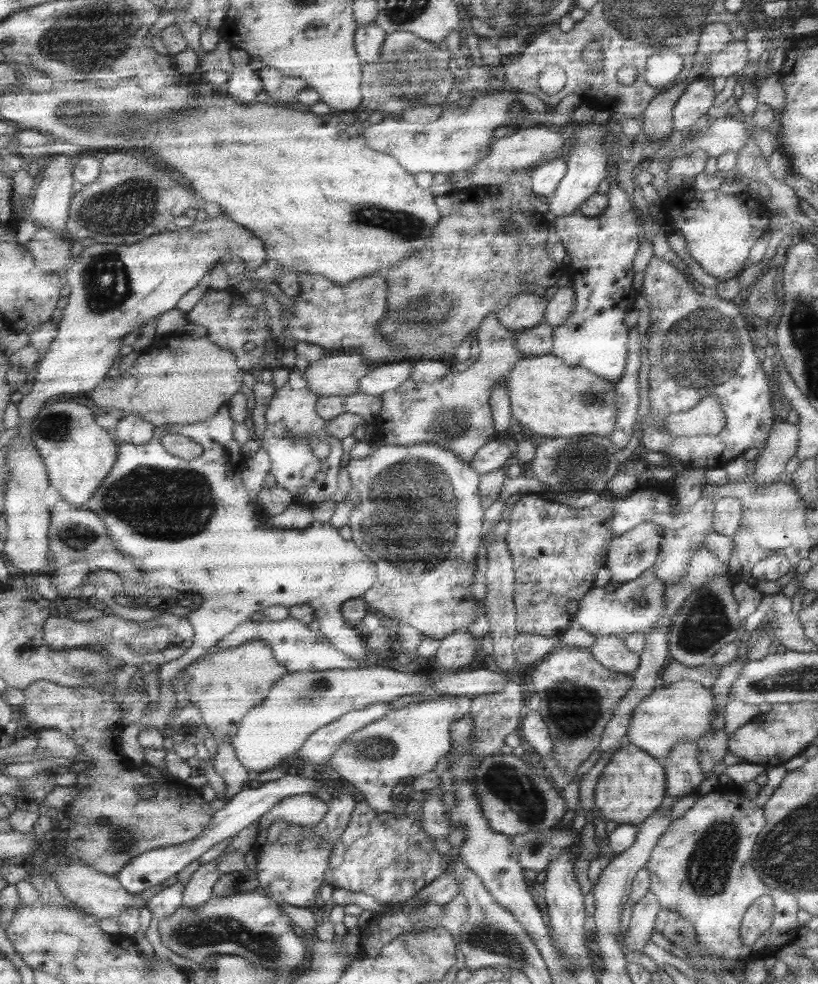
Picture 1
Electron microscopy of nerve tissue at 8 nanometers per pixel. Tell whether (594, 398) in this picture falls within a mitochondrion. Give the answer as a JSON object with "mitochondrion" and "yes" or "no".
{"mitochondrion":"yes"}

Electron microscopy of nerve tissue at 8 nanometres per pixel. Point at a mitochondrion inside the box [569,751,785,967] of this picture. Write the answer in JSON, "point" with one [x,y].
{"point":[709,869]}

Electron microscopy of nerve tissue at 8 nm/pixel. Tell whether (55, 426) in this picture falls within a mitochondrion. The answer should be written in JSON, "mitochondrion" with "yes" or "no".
{"mitochondrion":"yes"}

